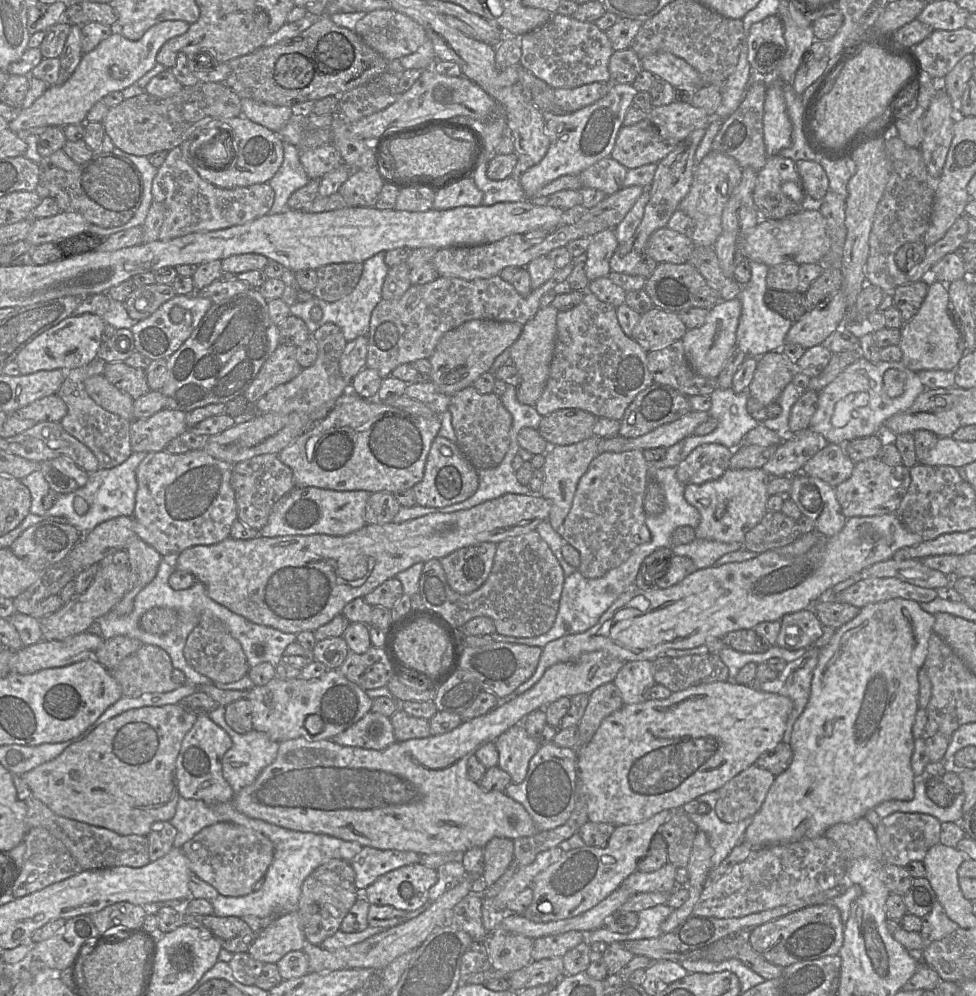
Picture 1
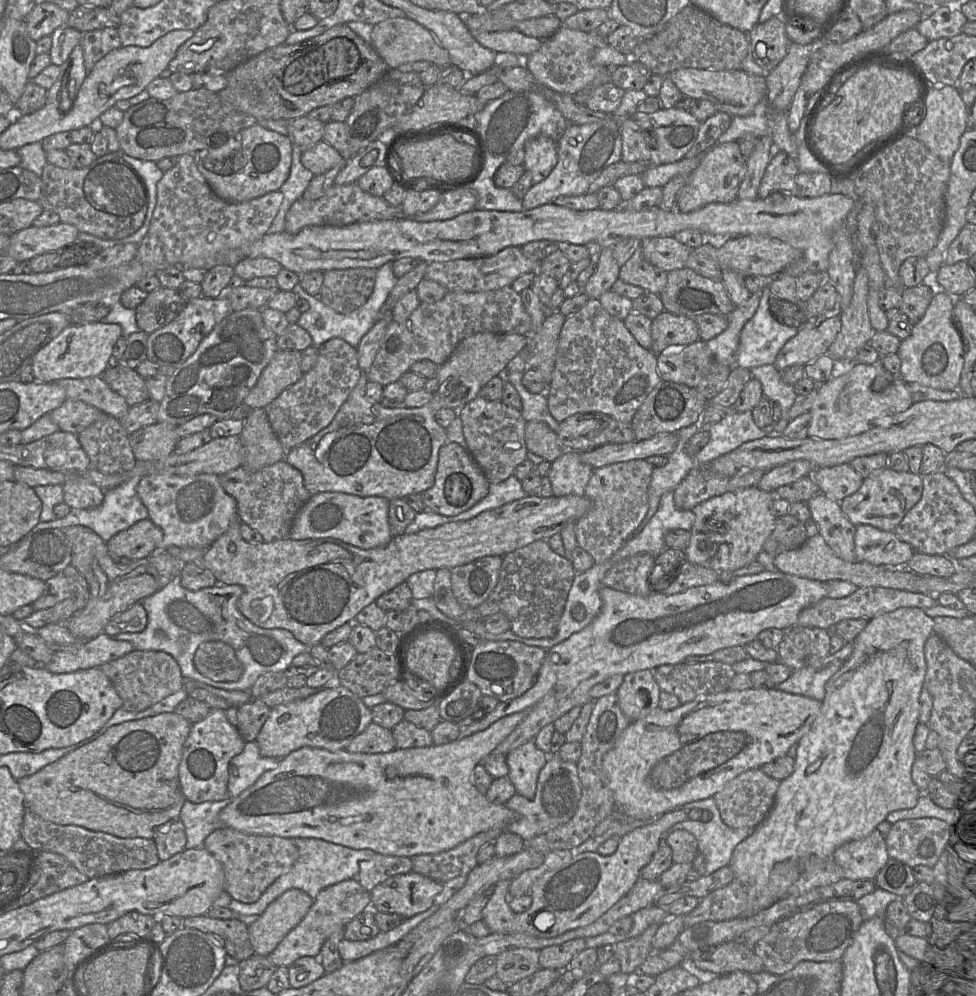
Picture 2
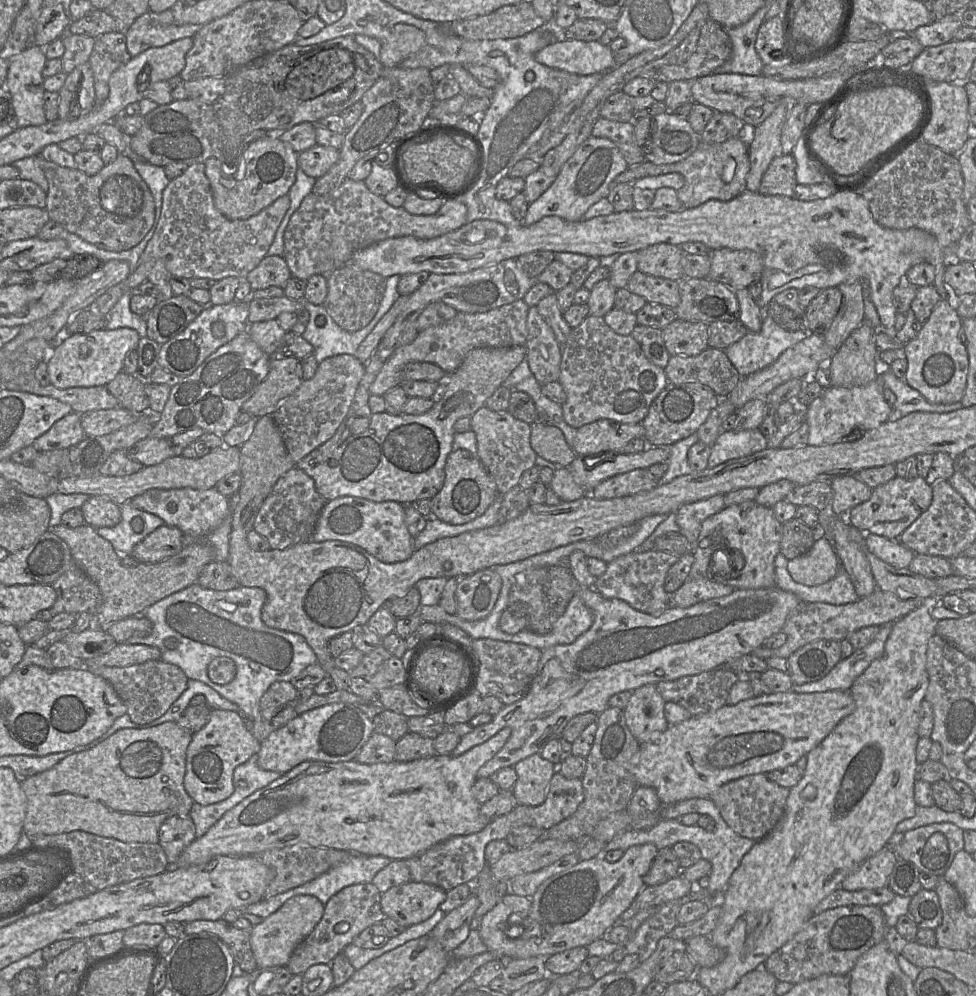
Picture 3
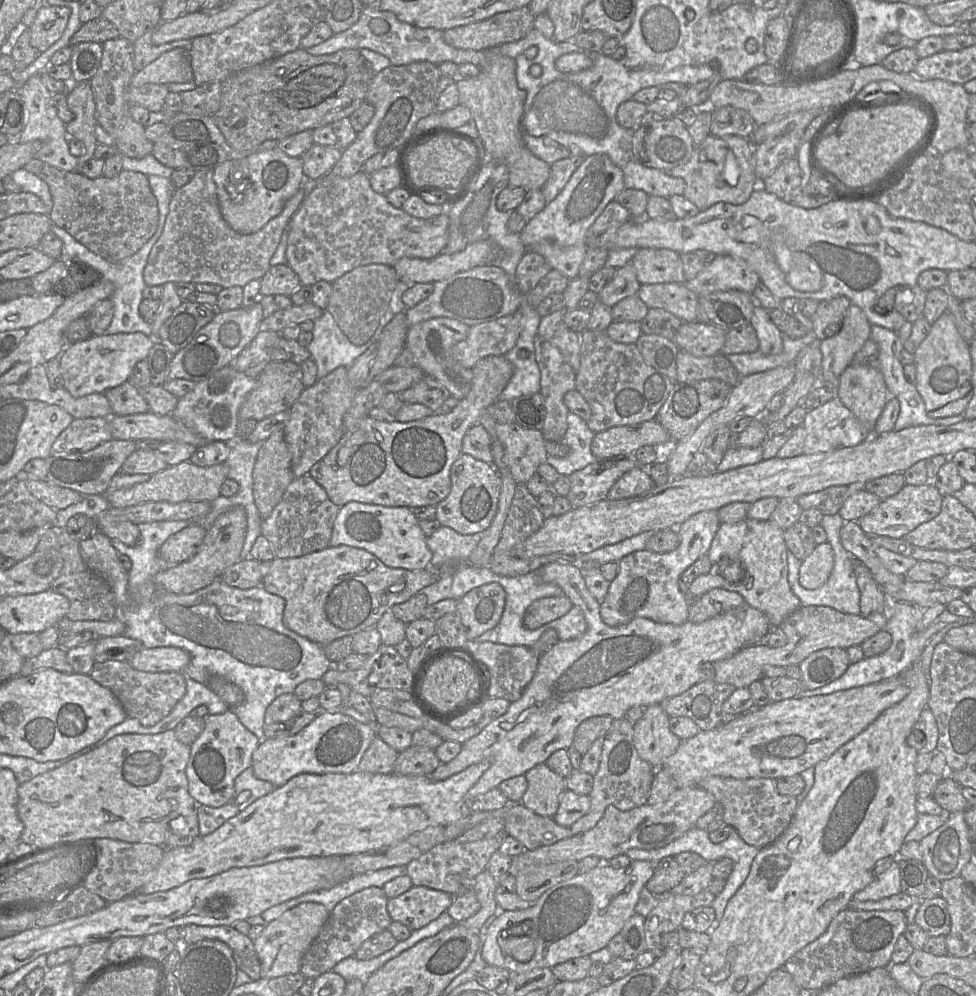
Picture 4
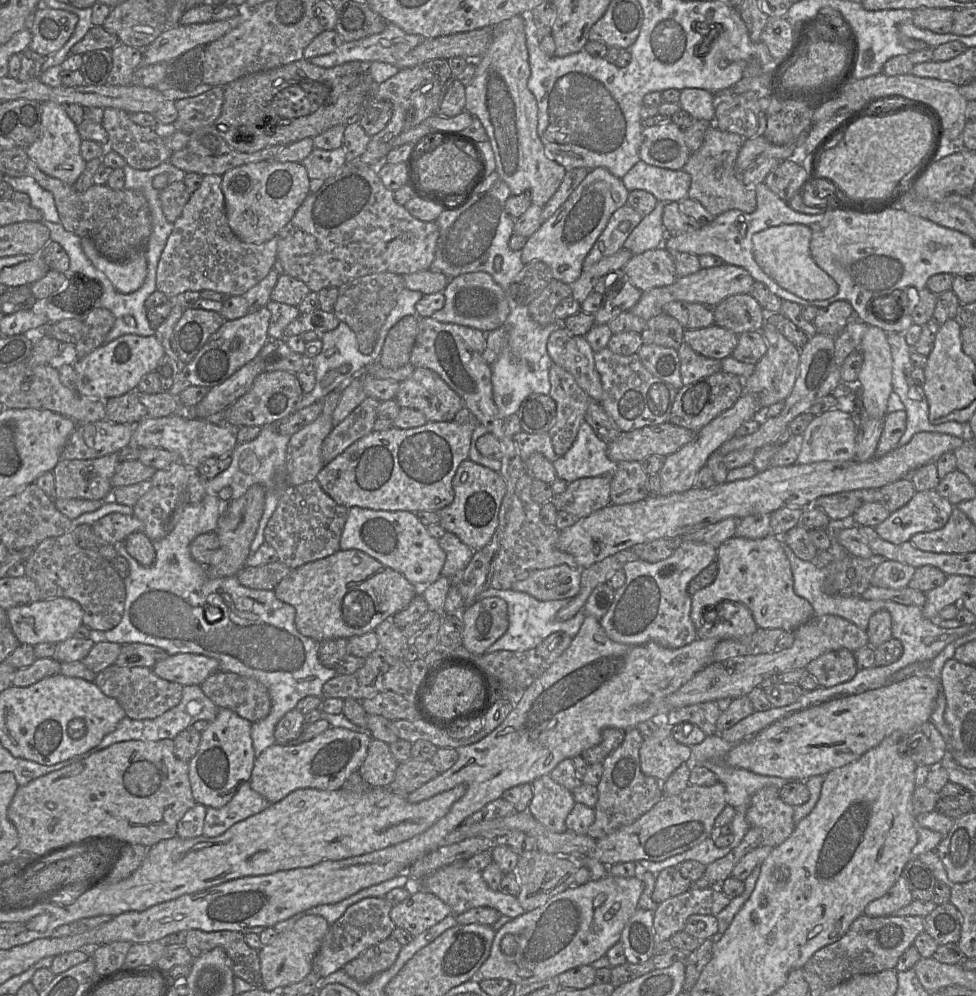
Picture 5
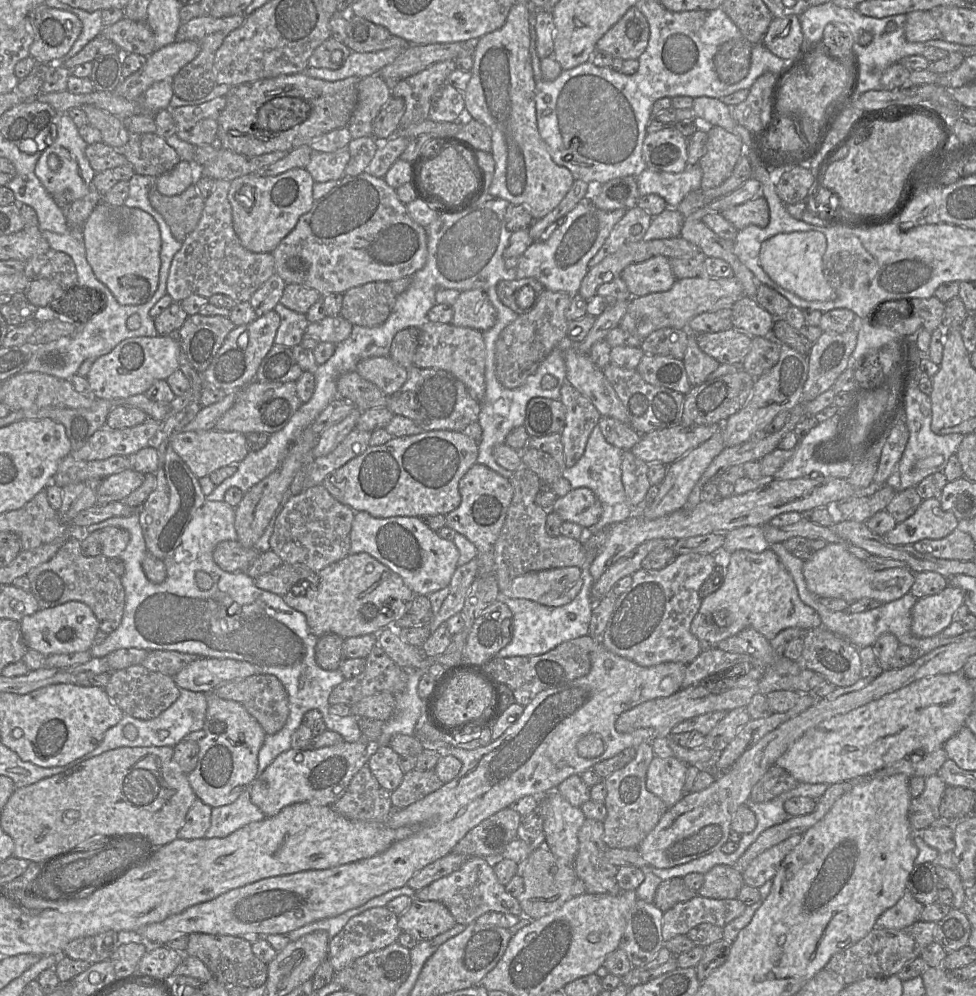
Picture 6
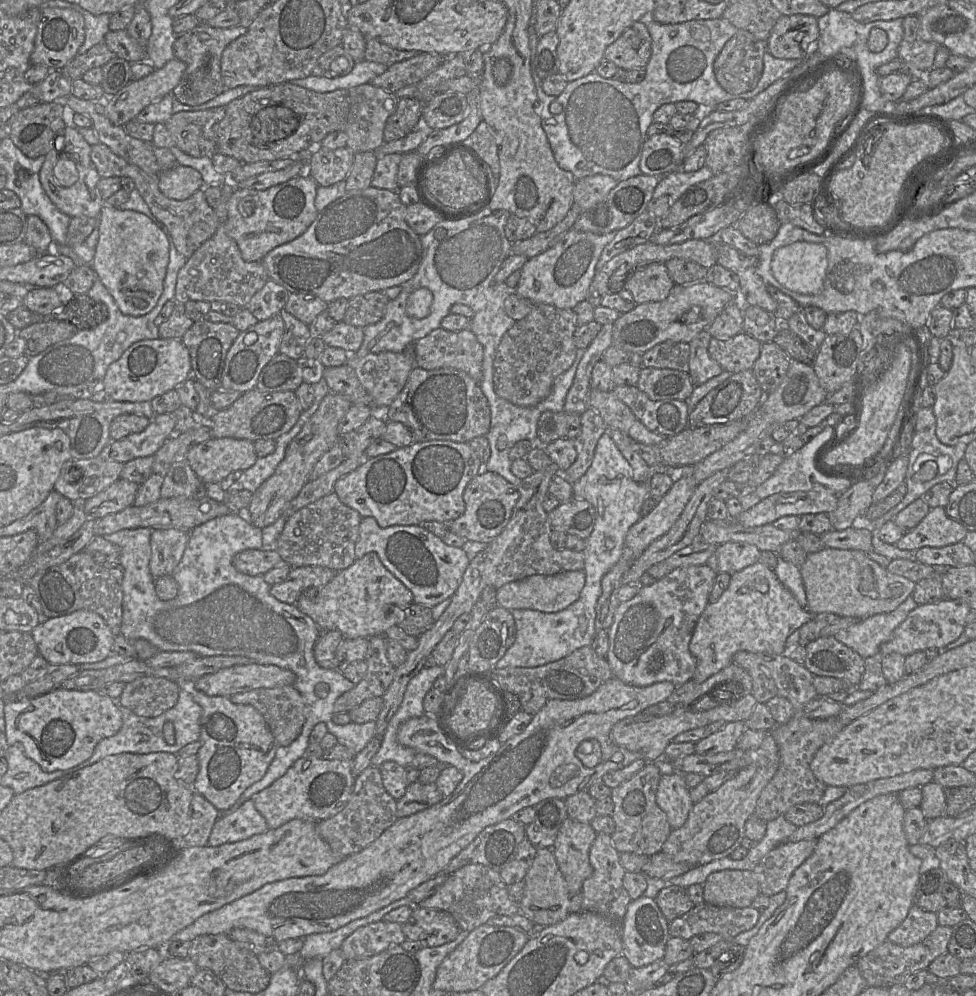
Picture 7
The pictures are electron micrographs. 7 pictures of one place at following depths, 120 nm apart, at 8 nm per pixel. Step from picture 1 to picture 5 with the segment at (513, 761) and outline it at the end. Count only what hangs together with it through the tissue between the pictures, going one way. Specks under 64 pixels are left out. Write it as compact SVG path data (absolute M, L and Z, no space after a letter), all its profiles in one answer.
M550 774L535 779L531 787L533 797L527 812L550 831L566 831L565 820L576 803L571 791L555 782Z

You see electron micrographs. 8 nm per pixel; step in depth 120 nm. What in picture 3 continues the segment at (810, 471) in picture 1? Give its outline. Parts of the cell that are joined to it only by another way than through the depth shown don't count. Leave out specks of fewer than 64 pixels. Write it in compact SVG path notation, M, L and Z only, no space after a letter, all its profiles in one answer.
M854 475L836 476L829 482L834 493L832 511L839 517L846 518L853 507L867 501L872 494L872 488Z

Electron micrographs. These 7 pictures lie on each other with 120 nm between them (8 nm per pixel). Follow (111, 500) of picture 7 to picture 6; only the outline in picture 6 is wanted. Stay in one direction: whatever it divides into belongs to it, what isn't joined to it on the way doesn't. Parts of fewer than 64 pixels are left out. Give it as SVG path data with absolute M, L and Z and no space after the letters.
M131 468L112 474L101 481L96 493L95 505L104 505L114 501L123 501L139 488L145 475Z

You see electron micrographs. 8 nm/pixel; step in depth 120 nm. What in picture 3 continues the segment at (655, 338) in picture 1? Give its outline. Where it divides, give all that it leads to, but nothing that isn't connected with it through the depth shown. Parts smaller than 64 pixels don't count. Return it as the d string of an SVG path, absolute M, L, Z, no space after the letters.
M676 318L662 329L665 346L670 355L696 356L708 345L708 325L698 321Z

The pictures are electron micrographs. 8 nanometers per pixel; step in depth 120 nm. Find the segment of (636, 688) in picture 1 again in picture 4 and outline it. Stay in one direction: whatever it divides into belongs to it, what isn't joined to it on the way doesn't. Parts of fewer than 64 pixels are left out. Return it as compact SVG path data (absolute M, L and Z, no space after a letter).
M660 704L644 708L643 716L633 724L633 740L639 756L655 769L676 752L682 741L671 731L669 717Z

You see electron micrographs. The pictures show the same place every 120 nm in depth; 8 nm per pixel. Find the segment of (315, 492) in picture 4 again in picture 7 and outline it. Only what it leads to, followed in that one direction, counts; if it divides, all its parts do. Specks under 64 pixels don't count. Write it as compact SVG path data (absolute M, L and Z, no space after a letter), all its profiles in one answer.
M335 492L291 515L281 532L276 551L291 567L321 566L335 571L348 568L357 559L355 544L362 517L343 504Z

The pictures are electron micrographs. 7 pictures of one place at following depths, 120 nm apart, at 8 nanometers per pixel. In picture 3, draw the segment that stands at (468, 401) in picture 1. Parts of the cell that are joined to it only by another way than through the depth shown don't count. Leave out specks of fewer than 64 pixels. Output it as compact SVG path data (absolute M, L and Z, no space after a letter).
M483 406L471 417L471 430L477 442L477 458L494 479L498 494L505 494L519 484L522 474L536 465L537 454L530 444L530 425L515 418L508 410L493 411Z

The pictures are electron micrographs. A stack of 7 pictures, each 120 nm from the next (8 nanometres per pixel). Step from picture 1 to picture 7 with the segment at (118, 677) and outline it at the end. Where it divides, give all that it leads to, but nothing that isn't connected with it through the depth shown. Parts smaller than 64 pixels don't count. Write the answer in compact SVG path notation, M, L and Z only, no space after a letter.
M140 677L125 683L117 702L136 715L157 717L175 706L180 685L164 677Z

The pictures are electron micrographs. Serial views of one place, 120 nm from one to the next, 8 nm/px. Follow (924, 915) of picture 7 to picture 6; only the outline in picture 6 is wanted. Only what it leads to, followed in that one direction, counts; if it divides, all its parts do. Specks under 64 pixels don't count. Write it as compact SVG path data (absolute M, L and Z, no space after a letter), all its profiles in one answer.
M906 888L899 901L878 917L876 926L897 930L906 928L920 921L923 907Z

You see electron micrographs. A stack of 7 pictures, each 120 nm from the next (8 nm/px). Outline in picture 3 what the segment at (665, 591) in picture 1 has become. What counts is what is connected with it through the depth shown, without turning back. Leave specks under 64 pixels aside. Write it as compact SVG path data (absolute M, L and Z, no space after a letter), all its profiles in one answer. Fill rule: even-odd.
M865 533L865 546L877 558L899 569L908 568L915 554L899 540ZM578 583L576 587L576 594L580 597L582 602L593 612L593 623L591 627L571 644L554 645L542 650L542 656L538 665L538 671L526 695L517 702L514 702L509 705L504 705L490 722L476 727L472 732L461 737L459 744L453 750L452 755L460 756L470 750L472 747L480 745L485 741L489 740L501 729L505 727L509 727L511 729L511 735L505 745L478 770L477 778L490 778L490 776L494 772L501 768L513 767L517 762L529 757L532 754L540 754L542 748L550 739L559 739L561 737L563 728L571 718L585 712L594 712L597 715L600 714L609 707L609 699L612 695L616 693L620 693L623 691L632 692L645 684L657 684L661 681L672 681L683 676L695 675L719 667L727 667L728 662L743 655L752 653L755 649L763 646L764 641L768 637L782 631L790 614L801 604L801 601L793 593L784 591L777 586L772 588L759 589L735 589L727 596L701 601L687 608L681 608L672 605L668 609L666 609L661 615L652 616L650 614L632 608L628 603L623 600L616 598L605 598L595 588L580 586L578 585Z

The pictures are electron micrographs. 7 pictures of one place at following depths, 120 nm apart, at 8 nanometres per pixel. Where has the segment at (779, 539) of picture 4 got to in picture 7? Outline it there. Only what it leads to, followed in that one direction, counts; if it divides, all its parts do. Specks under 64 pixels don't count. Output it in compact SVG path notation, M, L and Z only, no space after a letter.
M761 562L733 573L728 588L717 601L708 603L694 628L689 643L689 650L696 661L692 679L704 682L731 664L739 651L785 654L787 638L809 622L812 616L781 584L775 571Z

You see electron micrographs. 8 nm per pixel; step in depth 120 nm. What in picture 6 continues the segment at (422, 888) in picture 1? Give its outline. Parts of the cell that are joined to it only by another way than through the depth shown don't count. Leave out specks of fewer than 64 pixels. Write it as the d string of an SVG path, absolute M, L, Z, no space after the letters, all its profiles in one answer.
M411 899L408 909L398 916L401 930L418 941L432 939L453 928L456 921L440 902Z

